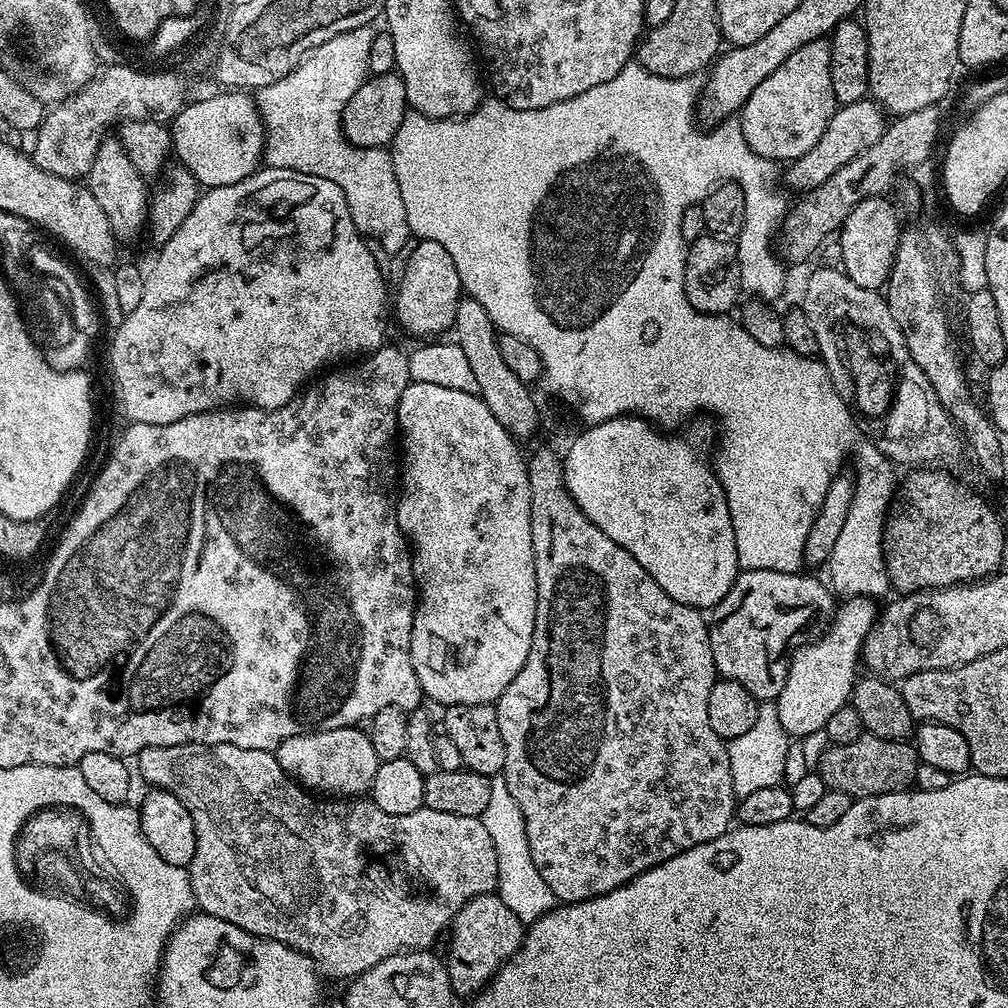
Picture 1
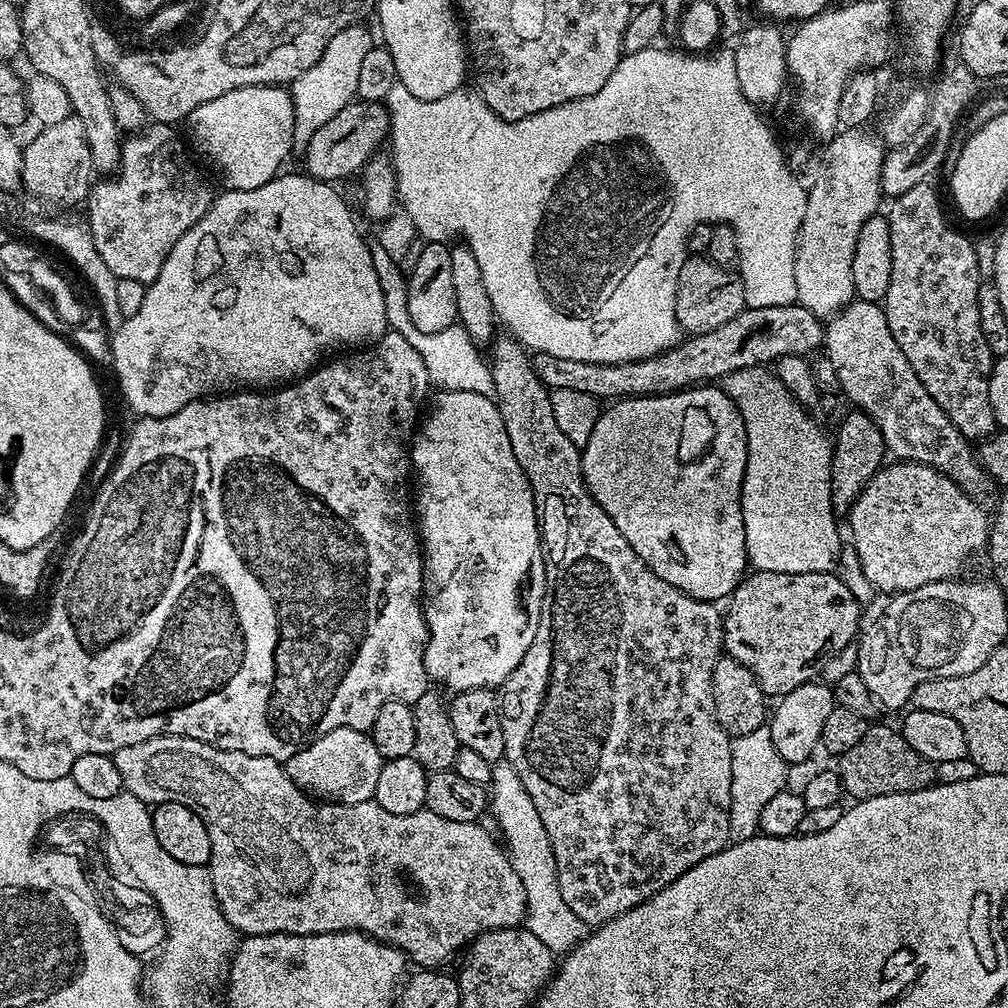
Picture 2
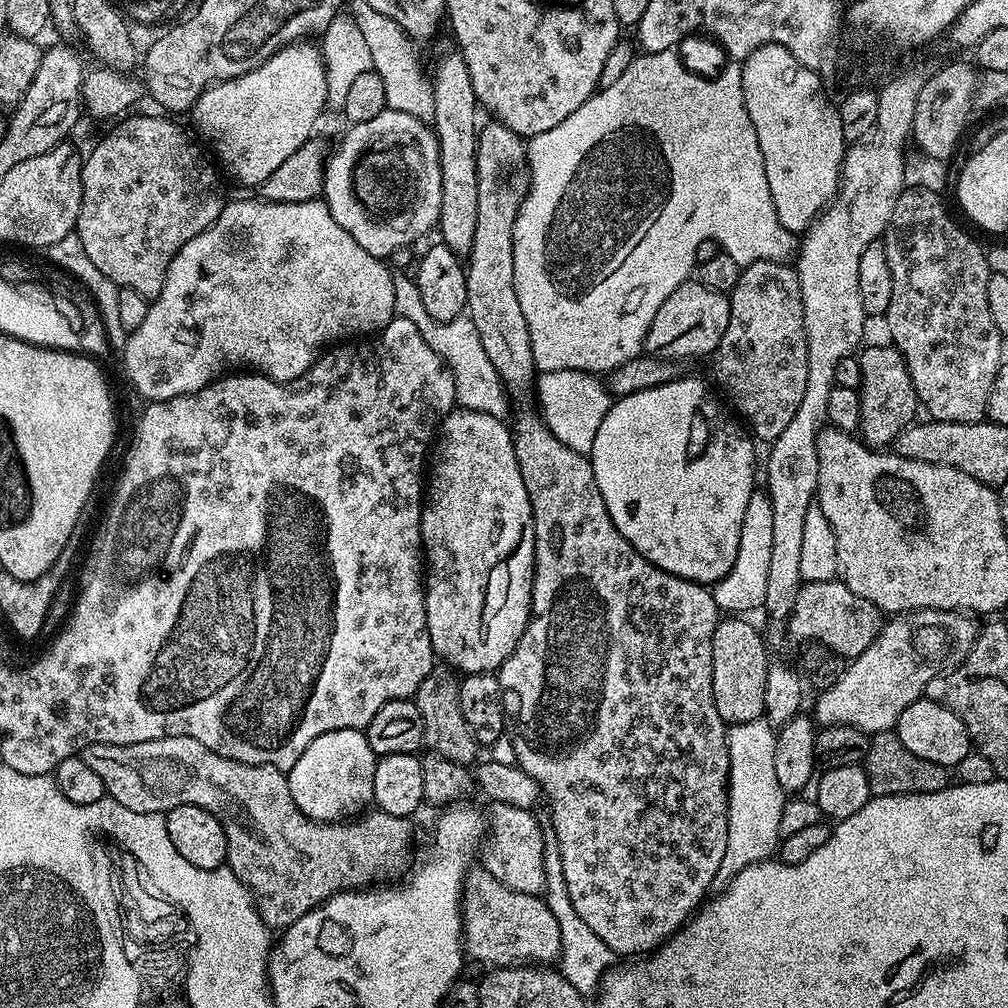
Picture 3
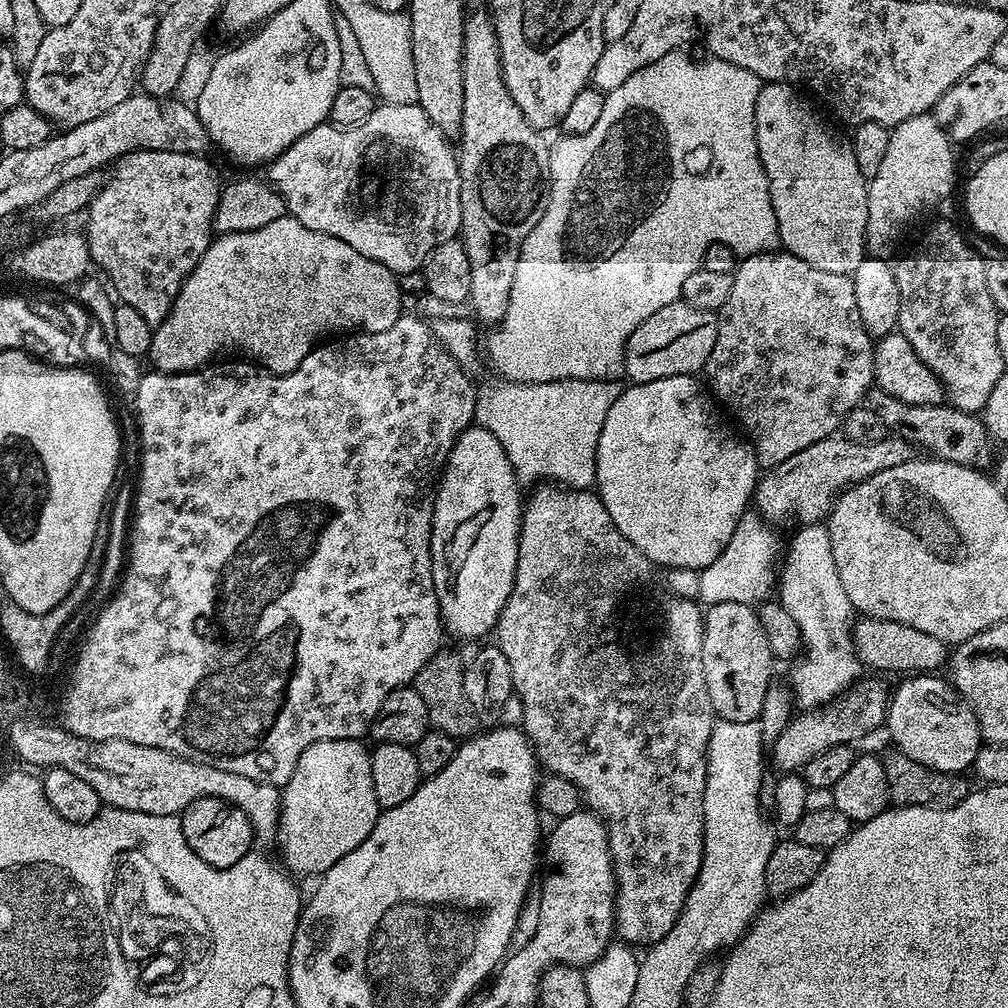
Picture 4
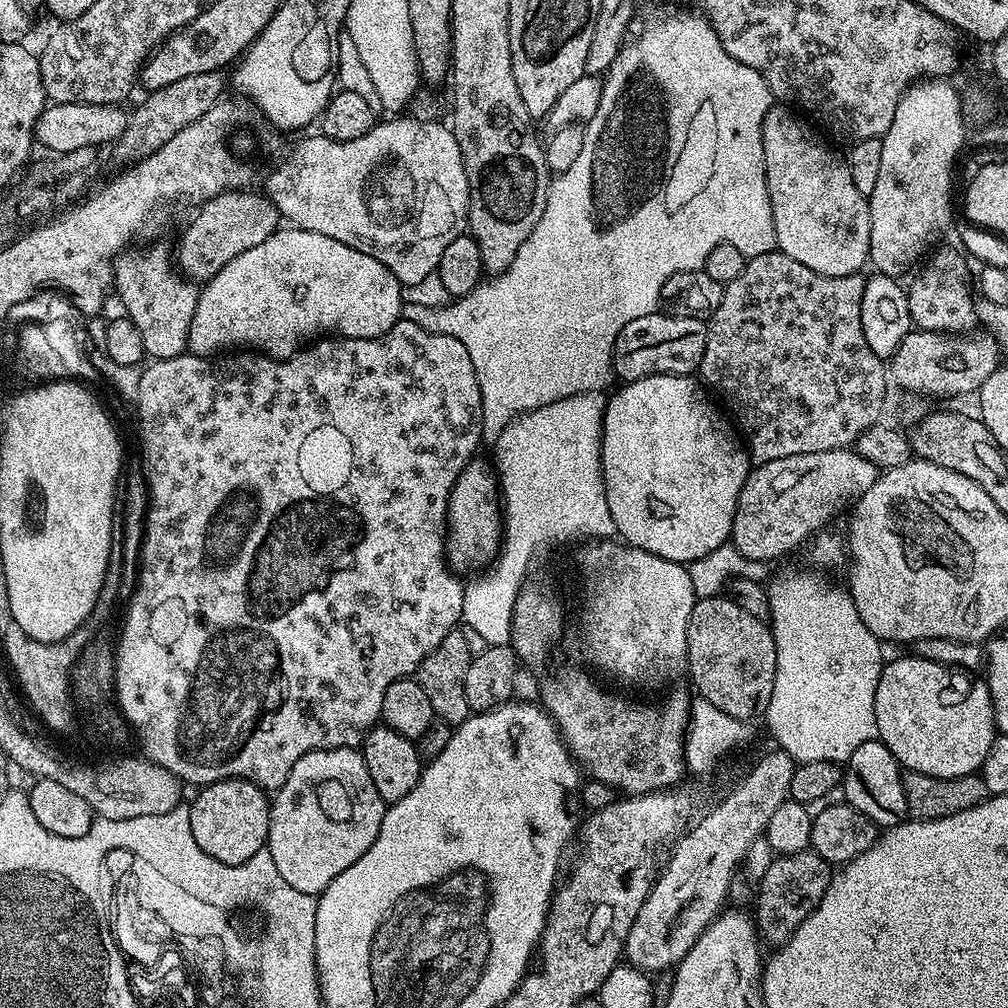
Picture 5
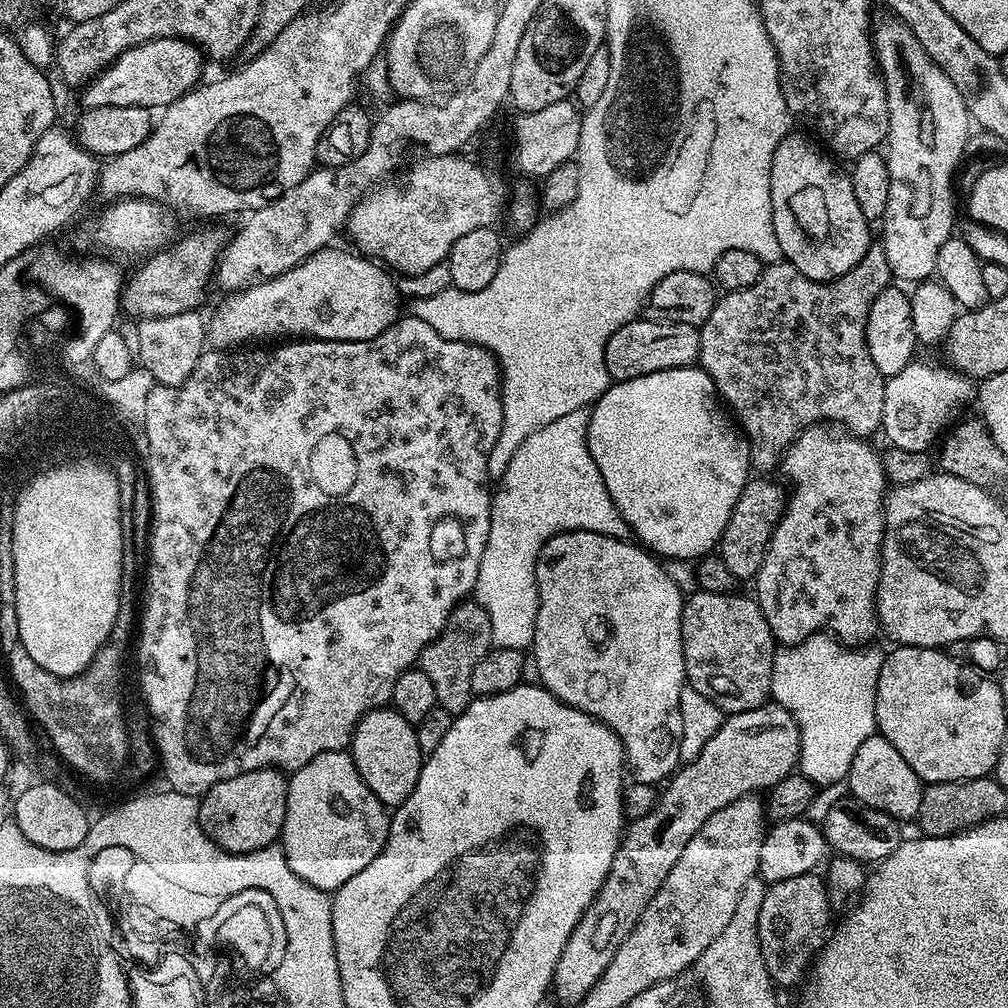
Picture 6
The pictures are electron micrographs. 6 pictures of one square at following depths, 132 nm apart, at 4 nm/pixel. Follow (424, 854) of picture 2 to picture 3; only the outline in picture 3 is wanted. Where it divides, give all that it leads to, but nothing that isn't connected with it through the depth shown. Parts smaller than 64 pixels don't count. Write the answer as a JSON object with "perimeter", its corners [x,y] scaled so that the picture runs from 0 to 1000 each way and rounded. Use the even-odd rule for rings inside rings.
{"perimeter":[[[166,730],[165,732],[157,732],[149,736],[137,736],[136,738],[90,738],[83,742],[81,749],[85,760],[89,760],[89,764],[93,764],[97,768],[97,772],[101,772],[104,787],[113,796],[121,796],[121,800],[125,800],[125,804],[166,808],[173,800],[181,800],[182,798],[200,800],[200,804],[208,804],[208,808],[212,808],[212,812],[216,812],[216,815],[220,815],[220,823],[224,823],[224,831],[226,832],[225,860],[229,861],[231,867],[246,880],[247,885],[253,890],[254,901],[258,904],[258,910],[262,912],[262,916],[270,923],[287,921],[289,917],[296,915],[296,911],[300,911],[300,907],[304,907],[308,903],[312,903],[315,898],[321,897],[328,889],[334,889],[335,886],[346,883],[357,883],[368,878],[372,874],[369,872],[404,839],[405,832],[409,829],[410,814],[406,811],[383,808],[376,804],[362,805],[344,815],[309,813],[304,808],[300,808],[300,804],[296,804],[292,792],[288,792],[286,772],[279,763],[267,758],[241,758],[235,754],[220,752],[220,748],[212,748],[212,744],[200,740],[200,736],[196,736],[192,732]],[[472,859],[465,864],[464,868],[460,870],[460,888],[458,890],[458,912],[460,915],[460,942],[465,949],[468,948],[472,952],[477,952],[483,958],[491,958],[494,960],[506,960],[509,958],[544,958],[556,951],[556,933],[554,923],[554,911],[550,911],[550,907],[546,907],[544,897],[535,888],[528,888],[526,886],[514,886],[506,879],[500,878],[490,871],[490,868],[483,865],[479,859]]]}

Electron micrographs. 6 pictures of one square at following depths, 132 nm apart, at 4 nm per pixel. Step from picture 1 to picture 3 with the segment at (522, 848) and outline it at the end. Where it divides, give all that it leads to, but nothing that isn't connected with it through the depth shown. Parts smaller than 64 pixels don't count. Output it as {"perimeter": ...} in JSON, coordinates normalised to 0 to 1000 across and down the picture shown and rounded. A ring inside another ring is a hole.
{"perimeter":[[[548,824],[540,825],[540,853],[541,853],[541,877],[538,892],[543,895],[546,907],[554,911],[554,923],[556,933],[555,963],[571,982],[580,988],[585,988],[592,983],[598,967],[608,957],[609,946],[601,938],[577,911],[569,904],[569,899],[563,890],[562,883],[562,867],[558,867],[558,847],[554,843],[554,835]]]}

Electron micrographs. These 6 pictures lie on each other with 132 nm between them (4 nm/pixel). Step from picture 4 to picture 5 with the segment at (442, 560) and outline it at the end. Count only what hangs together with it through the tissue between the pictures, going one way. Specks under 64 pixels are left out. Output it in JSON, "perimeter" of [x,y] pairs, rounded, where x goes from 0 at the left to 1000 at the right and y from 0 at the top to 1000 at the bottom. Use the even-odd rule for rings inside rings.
{"perimeter":[[[476,455],[464,457],[446,490],[442,551],[449,564],[479,564],[491,557],[498,543],[498,489],[494,472],[485,457],[483,460]]]}

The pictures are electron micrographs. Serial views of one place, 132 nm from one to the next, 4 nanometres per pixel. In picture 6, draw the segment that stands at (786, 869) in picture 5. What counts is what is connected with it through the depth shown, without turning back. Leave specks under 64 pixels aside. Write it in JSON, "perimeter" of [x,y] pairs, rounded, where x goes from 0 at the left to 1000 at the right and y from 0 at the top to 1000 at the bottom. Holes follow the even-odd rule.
{"perimeter":[[[806,865],[761,878],[752,907],[752,931],[762,968],[769,977],[786,978],[799,969],[822,928],[821,901],[823,894],[818,874]]]}

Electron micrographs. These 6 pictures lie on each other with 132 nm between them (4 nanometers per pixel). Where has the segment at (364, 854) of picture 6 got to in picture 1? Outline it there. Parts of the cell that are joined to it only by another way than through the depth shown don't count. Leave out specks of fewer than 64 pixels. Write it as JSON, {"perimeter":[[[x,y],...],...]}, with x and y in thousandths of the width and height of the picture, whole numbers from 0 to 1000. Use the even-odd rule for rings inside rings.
{"perimeter":[[[353,720],[319,724],[318,726],[301,726],[290,732],[284,732],[284,736],[280,736],[274,741],[272,749],[274,755],[280,760],[280,764],[286,767],[295,778],[309,784],[311,787],[320,788],[325,792],[360,791],[368,783],[371,768],[377,757],[379,757],[371,748],[371,740],[367,740],[364,725]]]}

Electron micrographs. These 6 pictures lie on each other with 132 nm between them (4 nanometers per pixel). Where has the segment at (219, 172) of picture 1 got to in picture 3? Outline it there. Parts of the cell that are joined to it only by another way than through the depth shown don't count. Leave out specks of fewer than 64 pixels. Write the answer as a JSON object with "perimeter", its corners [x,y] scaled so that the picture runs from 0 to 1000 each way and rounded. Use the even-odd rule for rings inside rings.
{"perimeter":[[[295,42],[286,44],[280,50],[276,50],[264,62],[260,62],[260,65],[256,65],[252,69],[248,69],[244,73],[240,73],[231,79],[221,79],[219,83],[211,83],[200,92],[194,102],[188,108],[188,115],[194,118],[194,127],[198,130],[197,138],[203,144],[214,150],[214,155],[220,162],[226,166],[226,171],[238,183],[250,183],[257,185],[260,181],[264,181],[264,177],[268,177],[268,173],[272,173],[272,169],[276,169],[276,165],[280,165],[280,161],[284,161],[284,157],[288,157],[288,153],[292,153],[292,149],[296,149],[296,145],[300,145],[304,140],[311,138],[312,131],[310,126],[313,123],[313,118],[317,115],[317,110],[323,107],[325,94],[323,93],[323,69],[321,68],[321,54],[316,47],[313,48],[310,42]]]}

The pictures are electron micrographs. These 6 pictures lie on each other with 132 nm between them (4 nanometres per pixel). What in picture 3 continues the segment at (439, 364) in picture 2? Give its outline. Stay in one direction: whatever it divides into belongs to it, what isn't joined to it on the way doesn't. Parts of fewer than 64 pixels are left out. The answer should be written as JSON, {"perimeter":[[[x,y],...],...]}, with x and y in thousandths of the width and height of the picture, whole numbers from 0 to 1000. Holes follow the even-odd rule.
{"perimeter":[[[393,272],[389,276],[393,313],[403,315],[403,319],[411,319],[423,343],[427,343],[431,351],[440,356],[440,362],[444,364],[450,377],[453,402],[466,407],[474,407],[478,411],[503,414],[506,394],[500,388],[500,381],[496,377],[494,367],[490,367],[490,359],[482,355],[482,346],[478,343],[478,335],[474,335],[474,327],[470,327],[470,319],[462,312],[446,319],[435,319],[427,315],[427,312],[423,312],[423,304],[419,301],[419,292],[415,292],[412,277],[408,273],[401,273],[405,272]]]}

